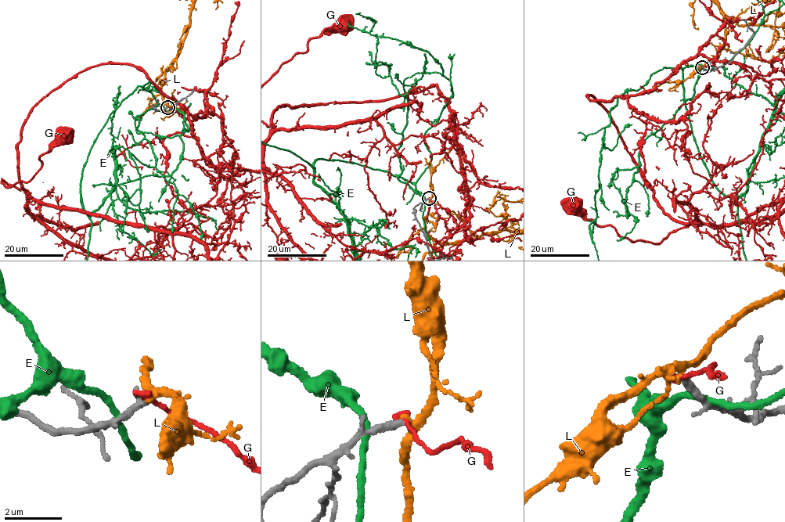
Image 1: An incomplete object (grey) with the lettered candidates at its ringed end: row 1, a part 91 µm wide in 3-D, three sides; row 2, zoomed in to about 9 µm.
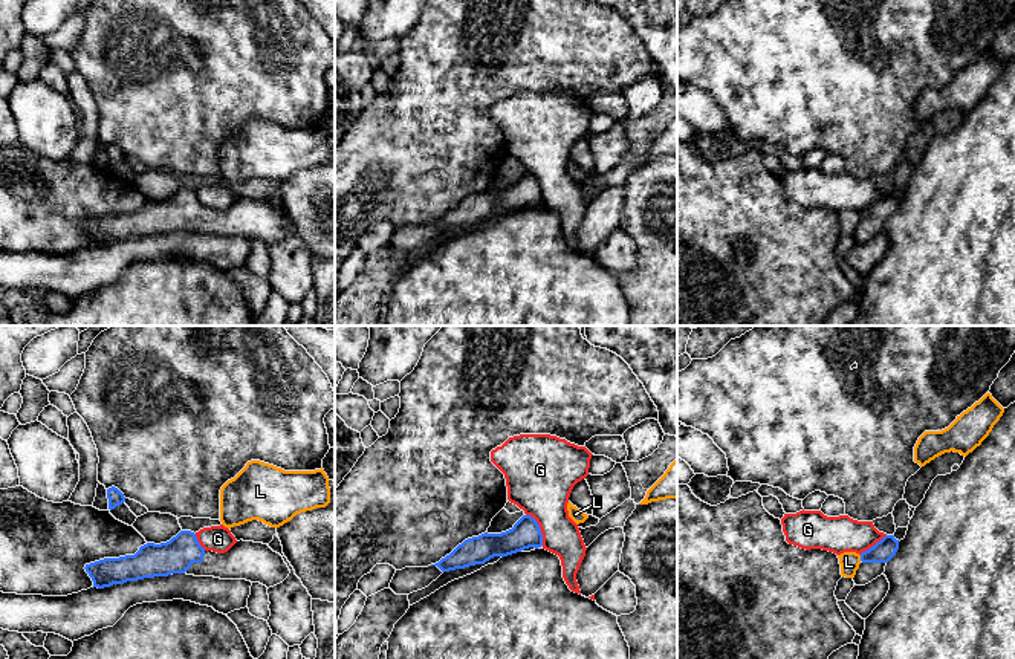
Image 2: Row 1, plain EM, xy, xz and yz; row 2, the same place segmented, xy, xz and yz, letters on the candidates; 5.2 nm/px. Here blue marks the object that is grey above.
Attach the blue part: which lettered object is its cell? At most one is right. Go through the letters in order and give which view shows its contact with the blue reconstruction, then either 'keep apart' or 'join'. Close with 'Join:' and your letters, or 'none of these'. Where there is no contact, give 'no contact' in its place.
E: no contact; keep apart
G: meets blue in xz; keep apart
L: meets blue in yz; keep apart
Join: none of these

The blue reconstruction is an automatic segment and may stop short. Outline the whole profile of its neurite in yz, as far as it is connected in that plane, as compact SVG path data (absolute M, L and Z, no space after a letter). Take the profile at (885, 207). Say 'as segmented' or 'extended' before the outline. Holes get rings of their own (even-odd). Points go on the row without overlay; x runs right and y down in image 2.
extended; M885 193L873 205L861 211L861 222L853 235L856 243L865 243L884 232L887 220L896 213L899 197Z

